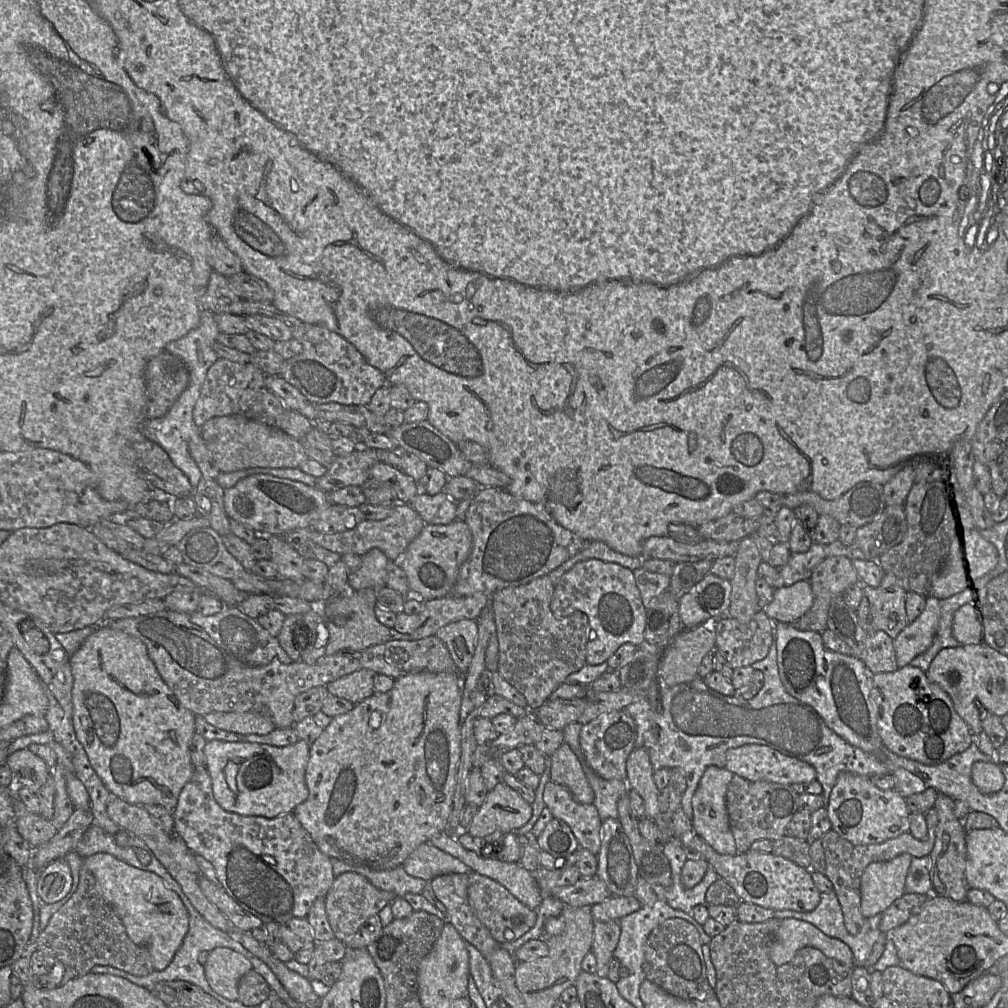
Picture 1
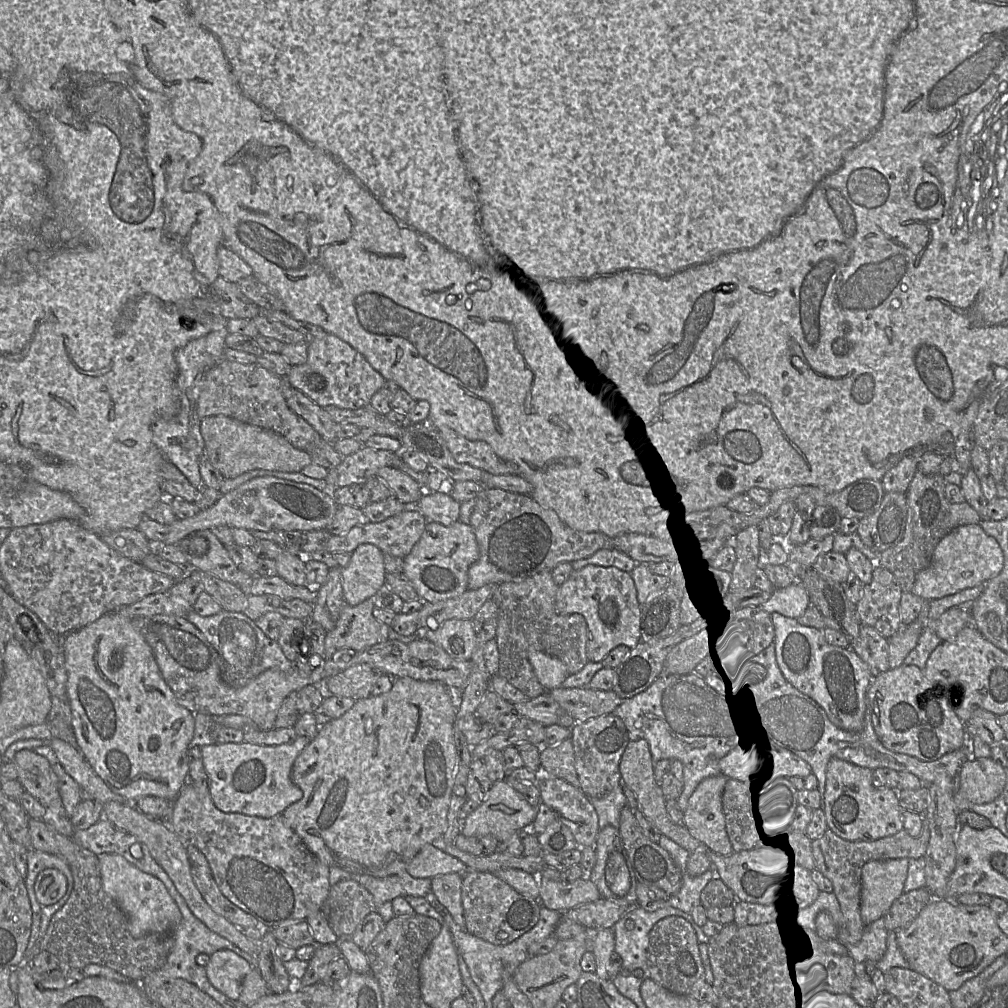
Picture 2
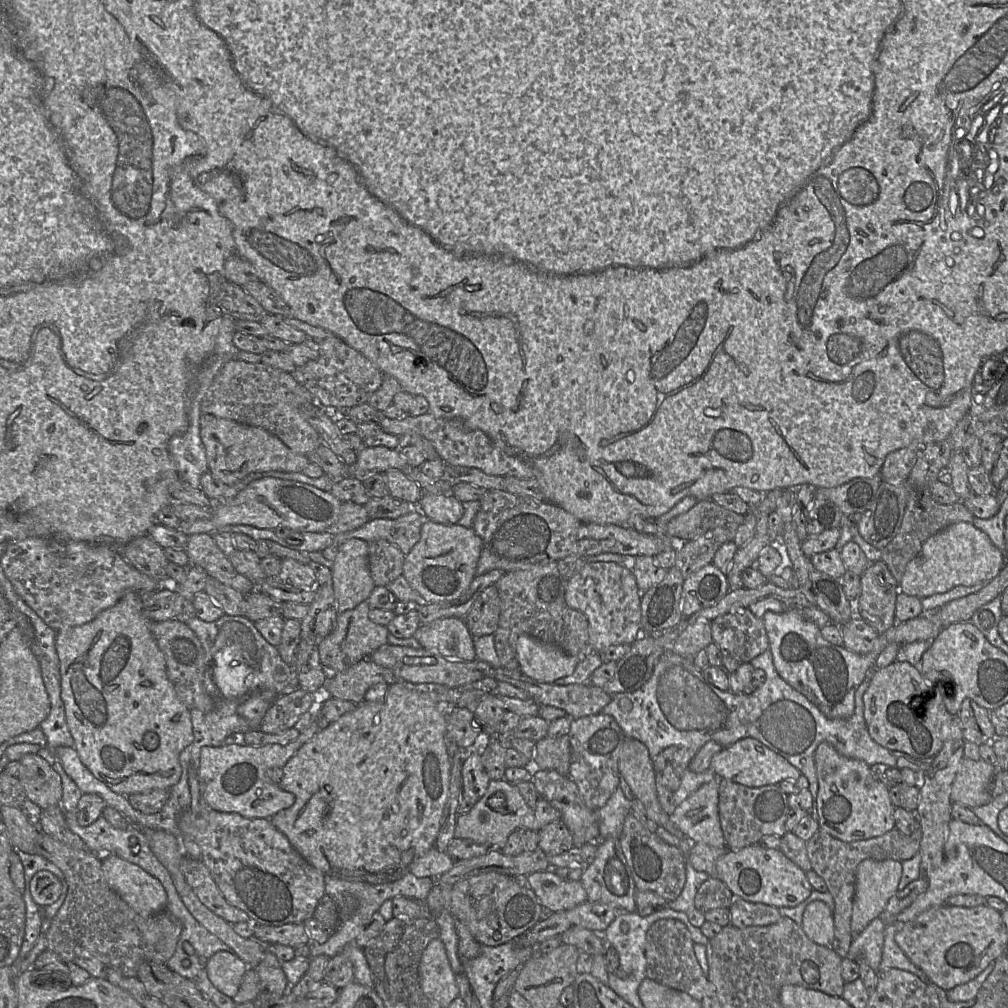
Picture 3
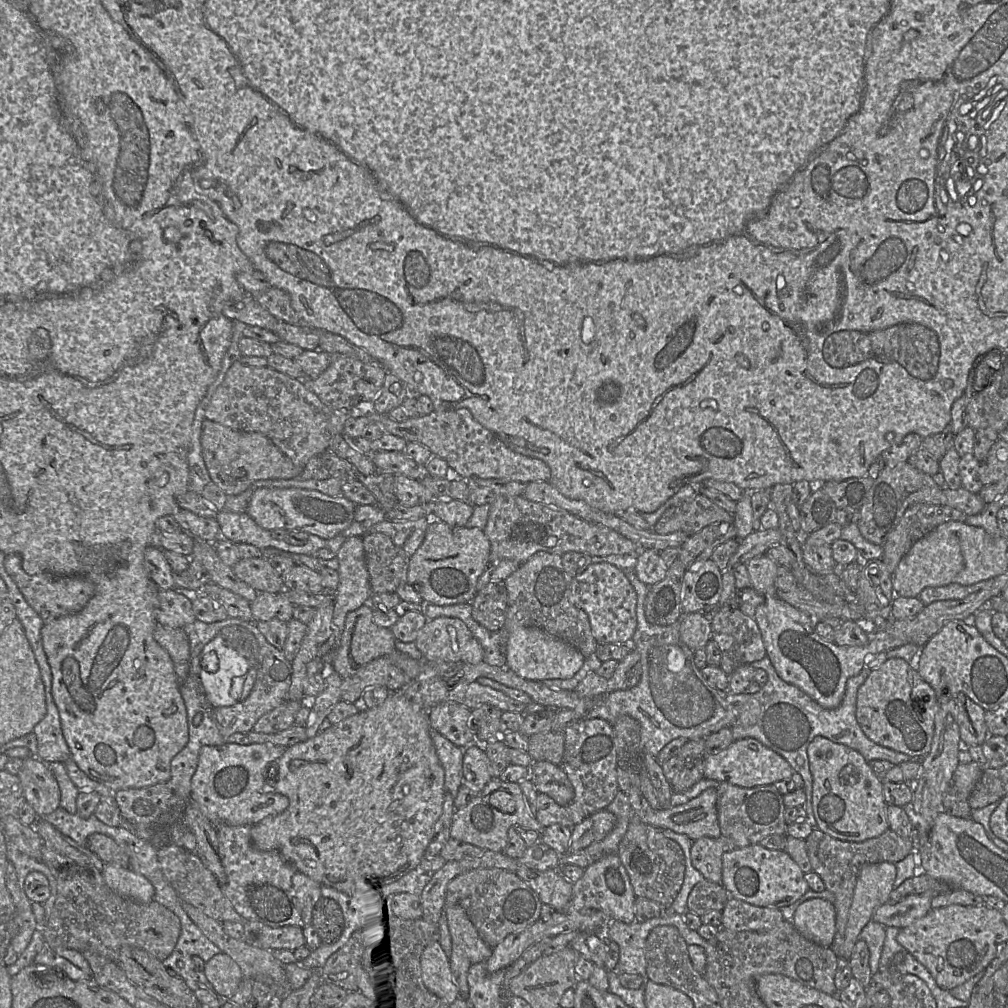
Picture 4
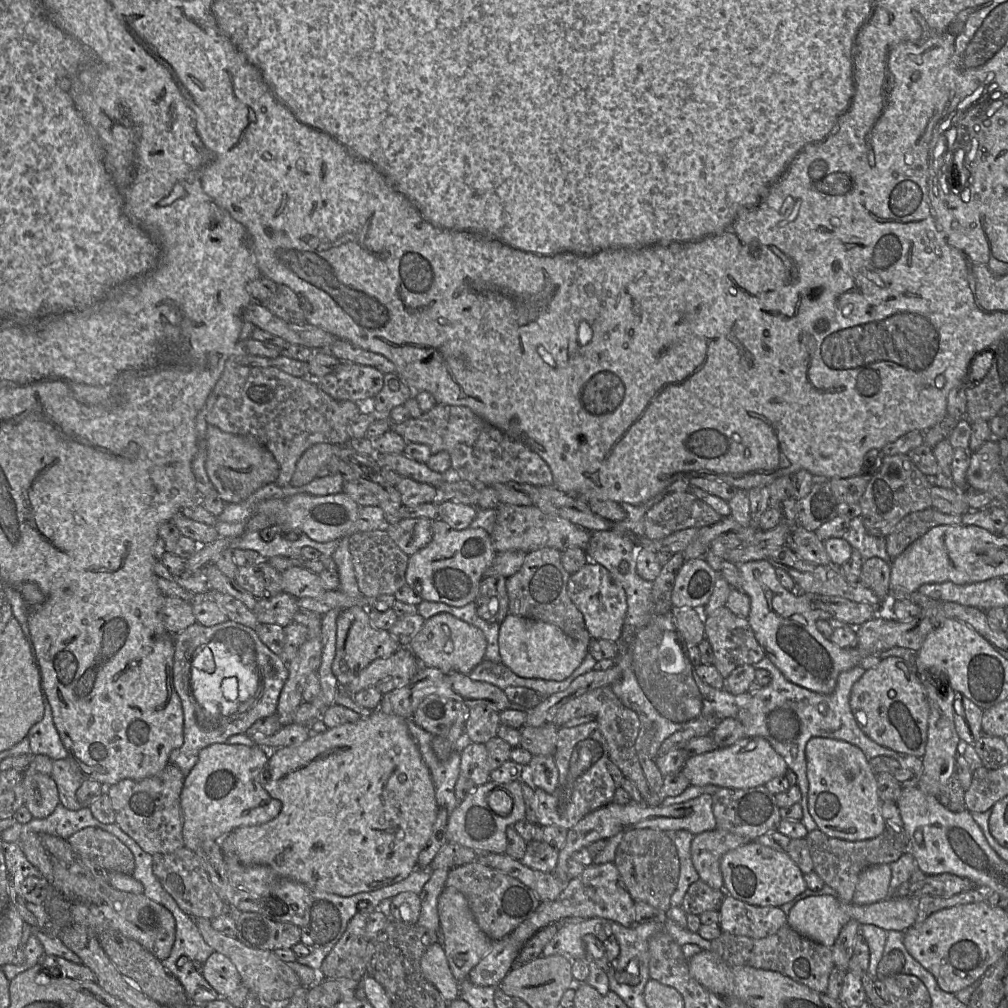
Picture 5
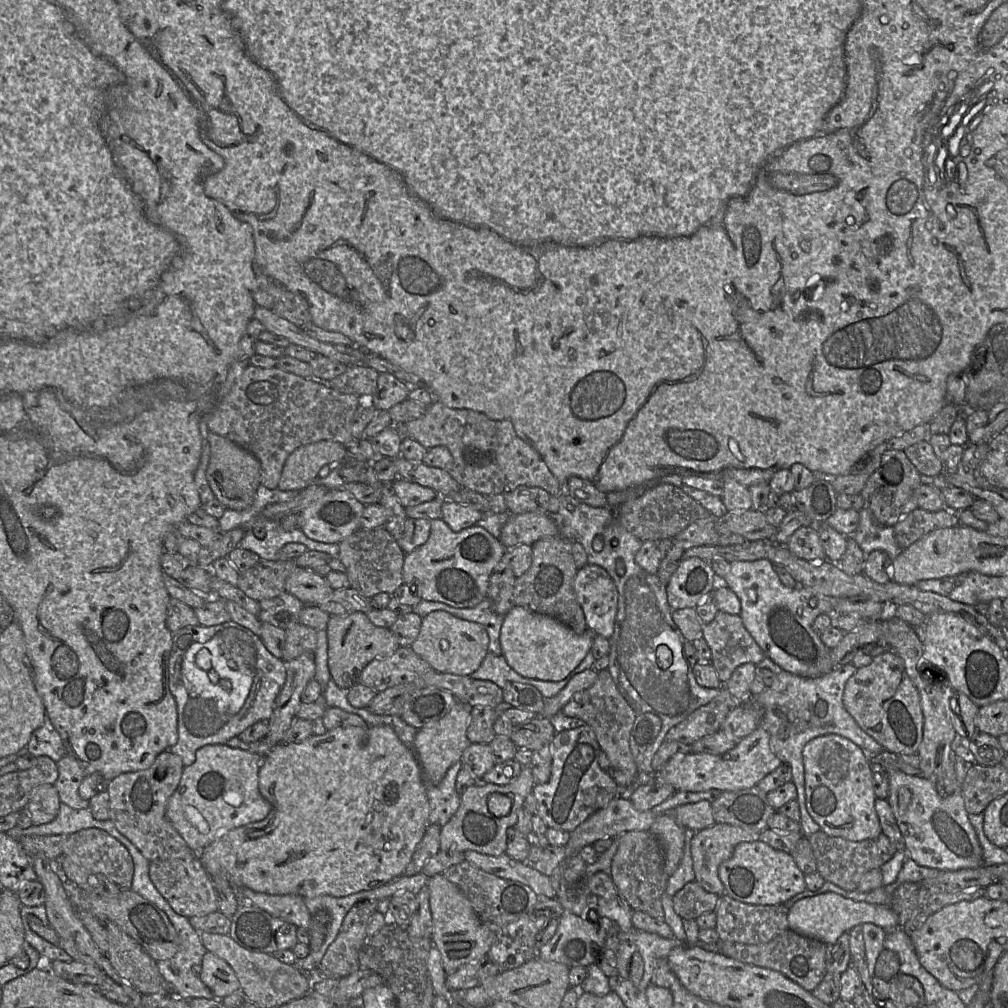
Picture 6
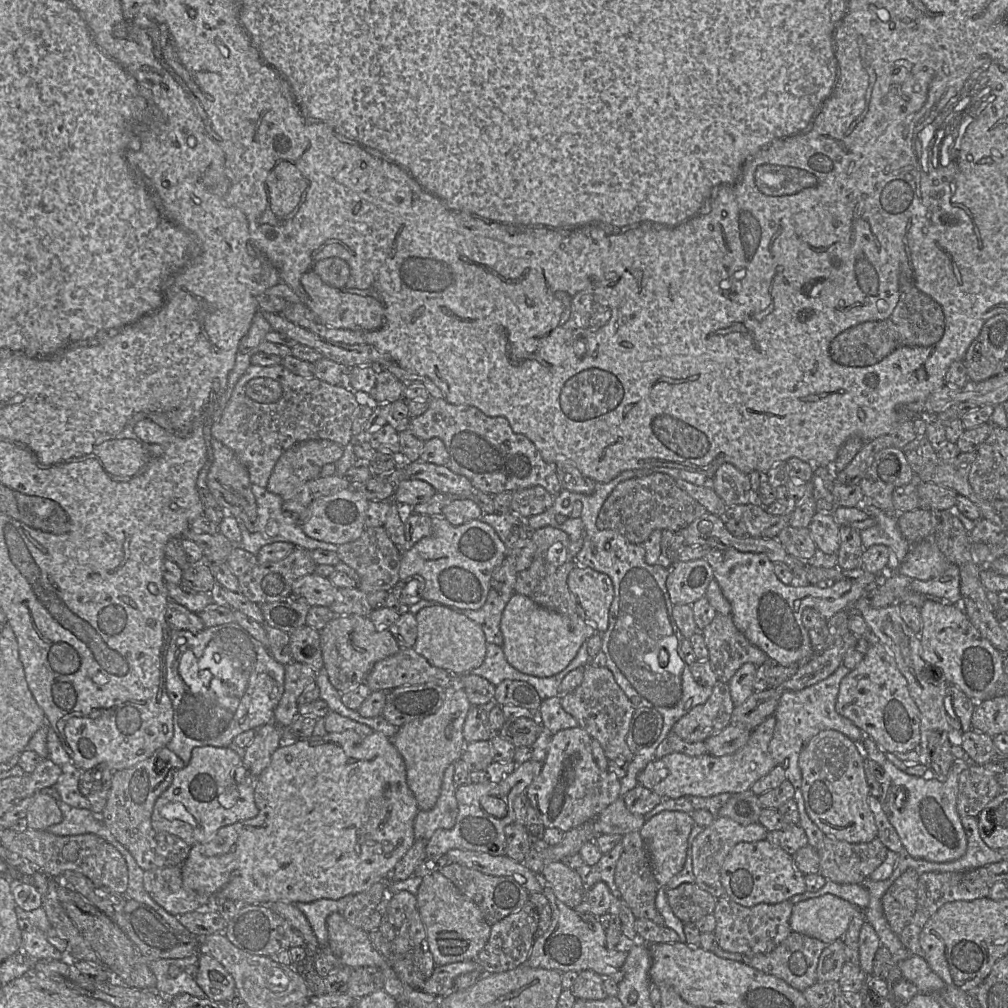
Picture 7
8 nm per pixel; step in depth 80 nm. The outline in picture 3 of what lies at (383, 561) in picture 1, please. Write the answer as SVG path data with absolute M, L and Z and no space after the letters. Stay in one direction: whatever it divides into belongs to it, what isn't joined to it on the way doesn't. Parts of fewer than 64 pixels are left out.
M357 538L342 543L331 573L339 613L366 601L376 587L369 570L368 543Z

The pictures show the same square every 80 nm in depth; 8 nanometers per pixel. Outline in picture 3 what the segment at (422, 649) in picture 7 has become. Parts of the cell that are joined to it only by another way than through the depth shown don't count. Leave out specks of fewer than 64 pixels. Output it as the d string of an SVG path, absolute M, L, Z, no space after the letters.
M447 617L421 624L413 636L421 647L437 651L446 659L476 659L474 638L462 618Z

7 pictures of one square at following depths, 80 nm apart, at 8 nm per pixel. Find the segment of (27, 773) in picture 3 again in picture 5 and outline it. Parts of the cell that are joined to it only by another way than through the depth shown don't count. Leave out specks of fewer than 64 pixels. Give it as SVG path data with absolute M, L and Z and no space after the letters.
M42 773L26 774L23 787L25 806L35 819L47 818L60 804L58 787L52 776Z

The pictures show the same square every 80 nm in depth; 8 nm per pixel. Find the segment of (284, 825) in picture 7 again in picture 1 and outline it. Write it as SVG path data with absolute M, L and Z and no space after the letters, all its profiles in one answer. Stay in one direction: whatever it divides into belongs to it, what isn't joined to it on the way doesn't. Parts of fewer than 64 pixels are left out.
M419 672L395 679L391 690L374 693L354 708L332 718L318 739L310 746L305 782L309 790L307 800L293 810L294 816L310 834L318 848L330 858L342 860L355 866L372 870L390 870L402 866L409 855L422 843L448 831L448 820L452 811L458 767L461 759L461 734L459 727L460 707L463 691L463 675L449 672Z

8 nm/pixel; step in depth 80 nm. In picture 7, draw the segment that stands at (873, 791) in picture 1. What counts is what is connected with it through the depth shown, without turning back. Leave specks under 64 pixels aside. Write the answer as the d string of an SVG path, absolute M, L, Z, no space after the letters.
M835 730L822 731L801 751L799 768L802 774L801 790L805 810L826 836L849 843L867 843L877 837L874 815L868 804L870 792L864 771L864 753L858 743Z

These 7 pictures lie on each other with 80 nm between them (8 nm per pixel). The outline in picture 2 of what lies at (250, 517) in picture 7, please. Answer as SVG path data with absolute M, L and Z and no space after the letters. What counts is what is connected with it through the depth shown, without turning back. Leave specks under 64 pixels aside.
M224 415L205 417L200 420L200 431L205 442L206 456L225 479L236 478L254 469L301 472L312 463L305 450L295 448L282 435L232 417Z

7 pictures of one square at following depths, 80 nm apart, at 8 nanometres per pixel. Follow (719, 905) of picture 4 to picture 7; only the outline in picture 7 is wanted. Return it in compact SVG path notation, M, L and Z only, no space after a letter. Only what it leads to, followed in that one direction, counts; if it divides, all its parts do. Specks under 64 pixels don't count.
M695 882L682 883L674 889L666 889L665 893L673 913L683 923L696 923L700 918L712 914L718 899Z

